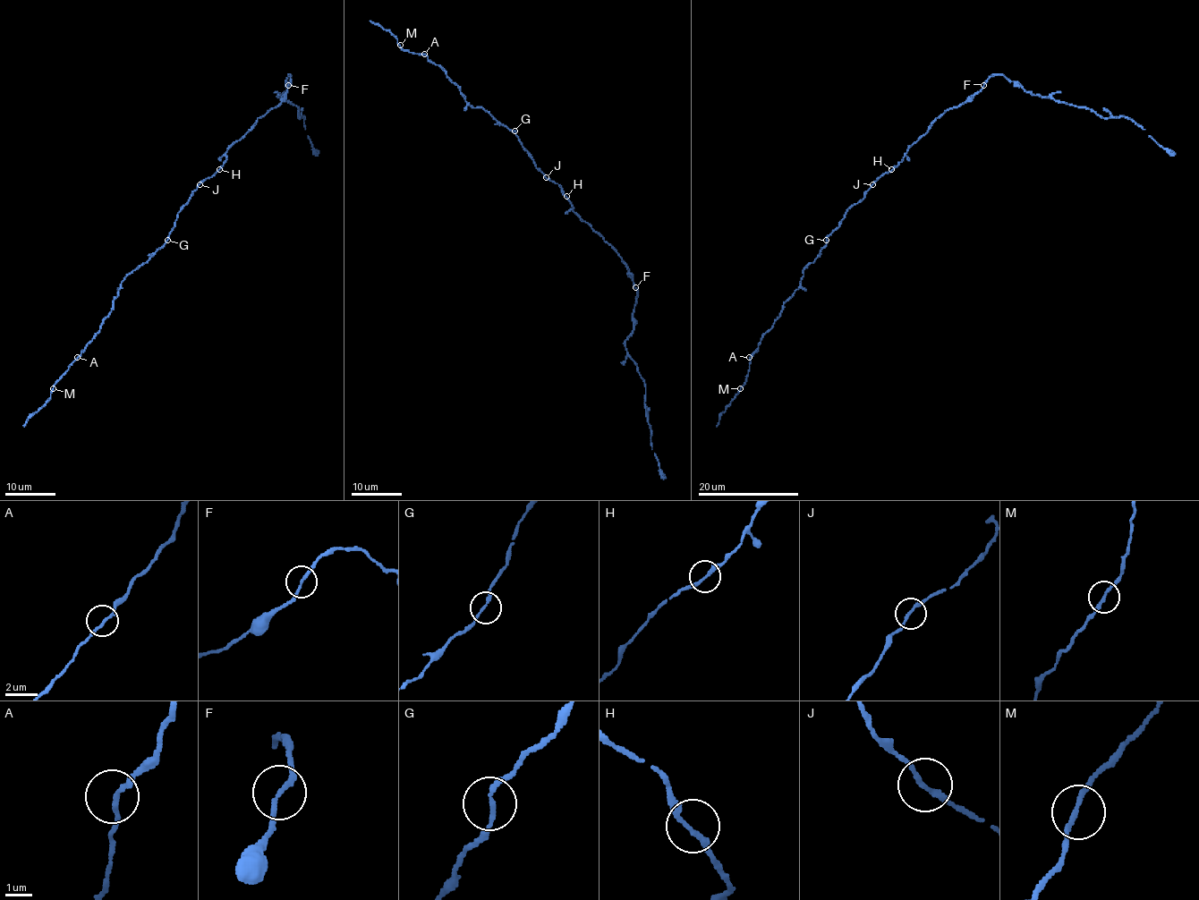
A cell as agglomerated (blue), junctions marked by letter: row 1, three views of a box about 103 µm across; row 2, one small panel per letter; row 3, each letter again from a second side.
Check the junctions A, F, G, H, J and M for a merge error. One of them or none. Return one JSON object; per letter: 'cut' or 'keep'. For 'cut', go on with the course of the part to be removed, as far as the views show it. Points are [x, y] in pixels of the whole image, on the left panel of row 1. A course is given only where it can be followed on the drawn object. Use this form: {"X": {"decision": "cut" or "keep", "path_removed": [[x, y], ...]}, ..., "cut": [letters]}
{"A": {"decision": "keep"}, "F": {"decision": "keep"}, "G": {"decision": "keep"}, "H": {"decision": "keep"}, "J": {"decision": "keep"}, "M": {"decision": "keep"}, "cut": []}

